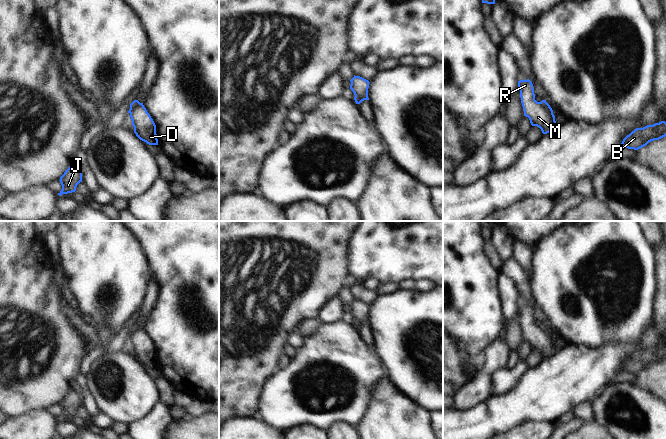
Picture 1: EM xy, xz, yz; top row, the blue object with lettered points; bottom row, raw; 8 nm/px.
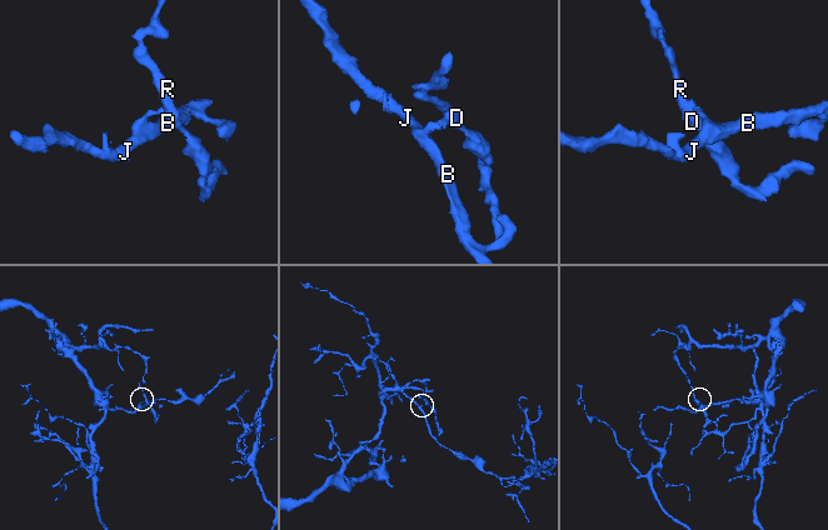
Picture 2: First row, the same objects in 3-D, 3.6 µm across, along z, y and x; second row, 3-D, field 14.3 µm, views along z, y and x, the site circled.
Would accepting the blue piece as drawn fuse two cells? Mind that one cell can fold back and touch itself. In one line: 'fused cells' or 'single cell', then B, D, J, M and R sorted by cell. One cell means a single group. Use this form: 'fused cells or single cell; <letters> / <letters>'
fused cells; B J / D M R

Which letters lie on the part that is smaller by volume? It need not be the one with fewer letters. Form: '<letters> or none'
B, J

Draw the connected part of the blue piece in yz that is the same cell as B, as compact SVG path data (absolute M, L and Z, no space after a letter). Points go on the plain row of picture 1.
M661 345L653 349L647 349L643 352L636 352L623 363L621 371L638 374L646 370L649 366L659 364L665 360L666 346Z

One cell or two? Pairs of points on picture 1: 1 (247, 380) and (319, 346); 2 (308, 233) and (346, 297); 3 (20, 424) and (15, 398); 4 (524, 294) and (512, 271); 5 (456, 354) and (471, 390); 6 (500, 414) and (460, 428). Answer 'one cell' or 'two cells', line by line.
1: two cells
2: two cells
3: two cells
4: one cell
5: two cells
6: one cell

